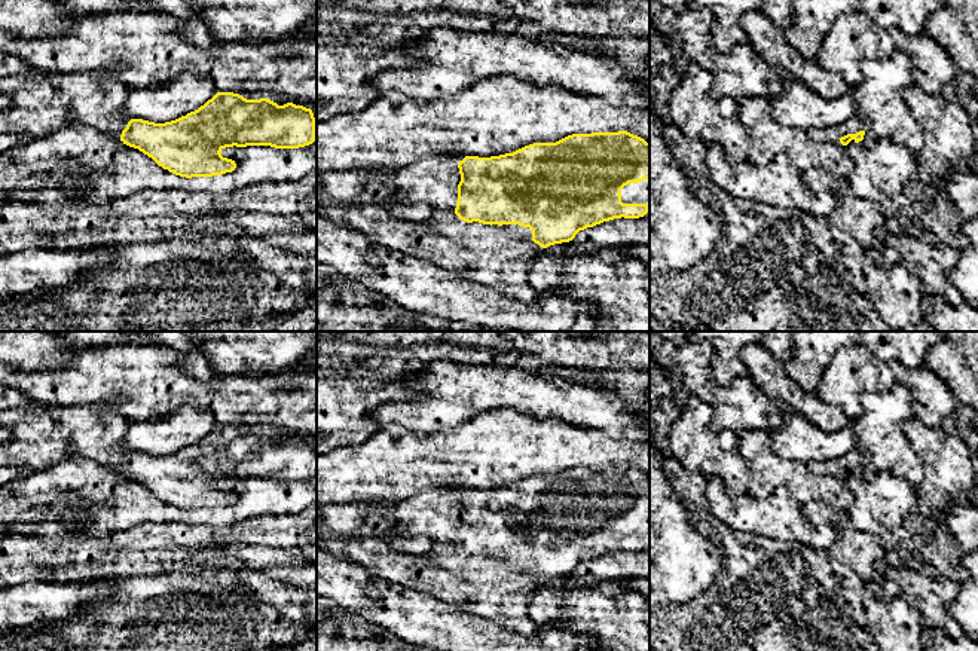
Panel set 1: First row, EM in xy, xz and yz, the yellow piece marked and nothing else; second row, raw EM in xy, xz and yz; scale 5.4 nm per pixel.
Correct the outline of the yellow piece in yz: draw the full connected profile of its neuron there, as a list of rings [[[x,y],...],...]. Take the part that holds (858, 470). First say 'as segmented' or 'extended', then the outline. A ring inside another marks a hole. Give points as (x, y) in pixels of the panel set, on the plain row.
extended | [[[901,385],[886,392],[864,394],[862,413],[852,421],[853,433],[858,437],[856,446],[835,459],[810,461],[807,462],[809,470],[819,476],[843,479],[859,476],[865,480],[871,480],[880,471],[887,470],[904,479],[911,488],[917,488],[924,480],[924,467],[902,431],[902,424],[914,418],[911,401],[910,392]]]

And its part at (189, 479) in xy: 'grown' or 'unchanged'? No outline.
grown

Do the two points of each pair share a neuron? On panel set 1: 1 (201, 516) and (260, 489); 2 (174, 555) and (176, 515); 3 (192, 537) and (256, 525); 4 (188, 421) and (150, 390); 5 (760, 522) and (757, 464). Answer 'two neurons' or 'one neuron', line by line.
1: one neuron
2: two neurons
3: one neuron
4: two neurons
5: two neurons

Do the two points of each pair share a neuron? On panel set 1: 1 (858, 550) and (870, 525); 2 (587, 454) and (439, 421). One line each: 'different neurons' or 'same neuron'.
1: different neurons
2: different neurons

